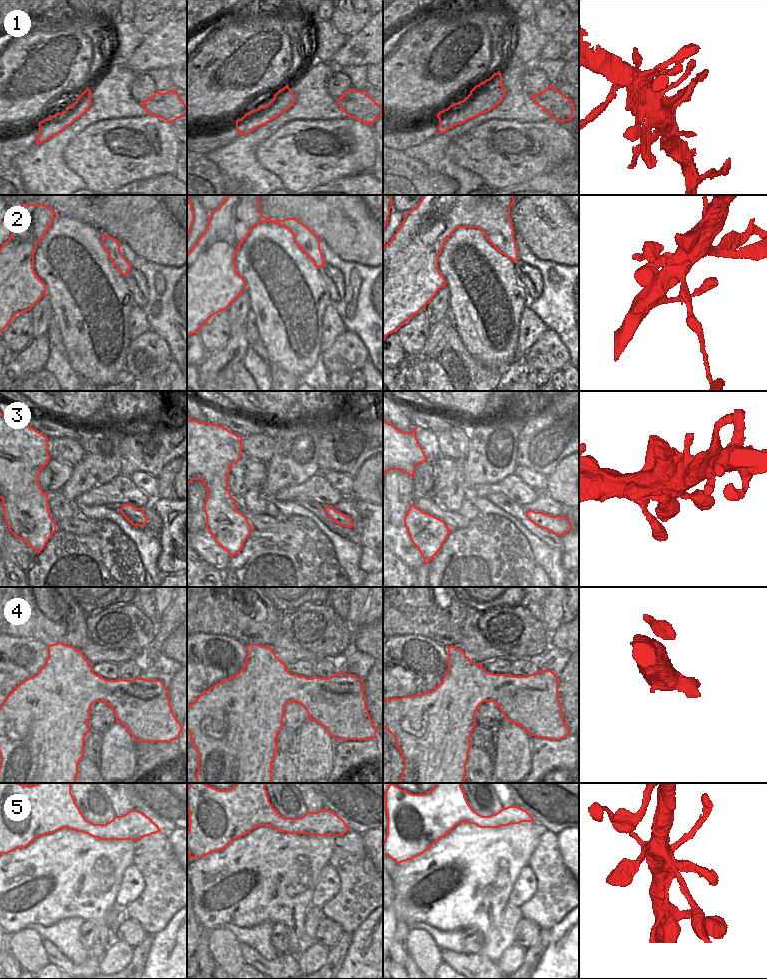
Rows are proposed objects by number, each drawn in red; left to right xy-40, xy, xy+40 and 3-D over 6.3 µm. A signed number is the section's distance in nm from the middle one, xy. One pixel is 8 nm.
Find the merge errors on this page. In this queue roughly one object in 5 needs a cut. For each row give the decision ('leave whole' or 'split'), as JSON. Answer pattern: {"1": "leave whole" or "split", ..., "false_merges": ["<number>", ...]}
{"1": "split", "2": "split", "3": "leave whole", "4": "leave whole", "5": "leave whole", "false_merges": ["1", "2"]}

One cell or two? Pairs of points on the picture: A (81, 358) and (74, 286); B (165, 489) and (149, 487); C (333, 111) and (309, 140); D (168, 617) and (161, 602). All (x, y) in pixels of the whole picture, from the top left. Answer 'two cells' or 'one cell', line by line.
A: one cell
B: two cells
C: two cells
D: two cells

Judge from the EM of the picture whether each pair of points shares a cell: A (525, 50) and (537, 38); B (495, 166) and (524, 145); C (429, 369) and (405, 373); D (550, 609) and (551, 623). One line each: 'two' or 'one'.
A: one
B: one
C: one
D: one

